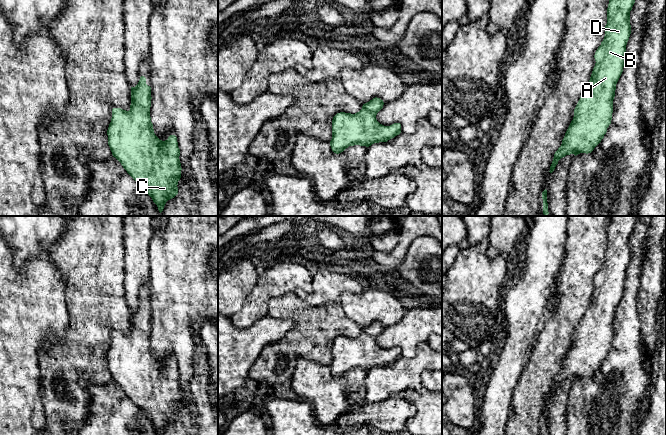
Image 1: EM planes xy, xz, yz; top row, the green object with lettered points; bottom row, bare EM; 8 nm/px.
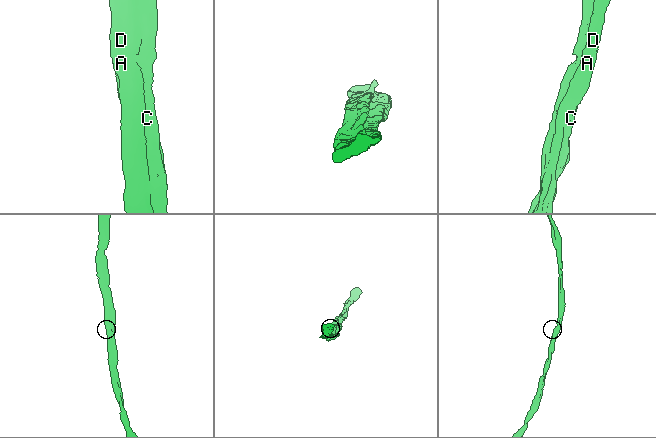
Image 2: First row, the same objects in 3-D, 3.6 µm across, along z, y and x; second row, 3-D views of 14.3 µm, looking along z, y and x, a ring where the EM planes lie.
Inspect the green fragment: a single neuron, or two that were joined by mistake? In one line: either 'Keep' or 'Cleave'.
Keep

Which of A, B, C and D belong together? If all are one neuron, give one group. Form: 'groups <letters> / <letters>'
groups A B C D

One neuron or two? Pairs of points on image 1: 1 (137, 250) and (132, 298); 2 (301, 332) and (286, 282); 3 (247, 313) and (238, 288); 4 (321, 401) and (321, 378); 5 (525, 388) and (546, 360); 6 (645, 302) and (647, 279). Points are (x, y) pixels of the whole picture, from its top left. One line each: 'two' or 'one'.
1: one
2: two
3: two
4: one
5: one
6: one

